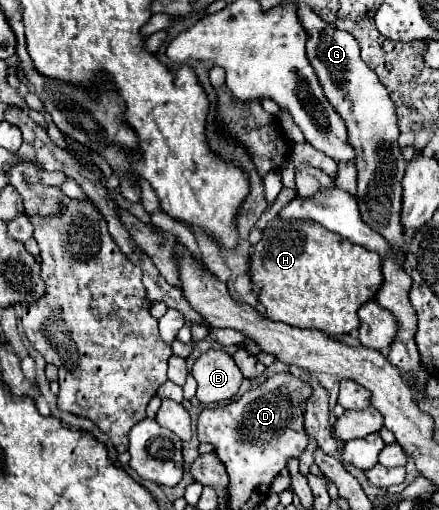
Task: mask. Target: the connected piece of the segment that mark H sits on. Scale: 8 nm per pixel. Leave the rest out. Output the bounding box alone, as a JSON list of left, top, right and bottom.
[250,218,382,336]

